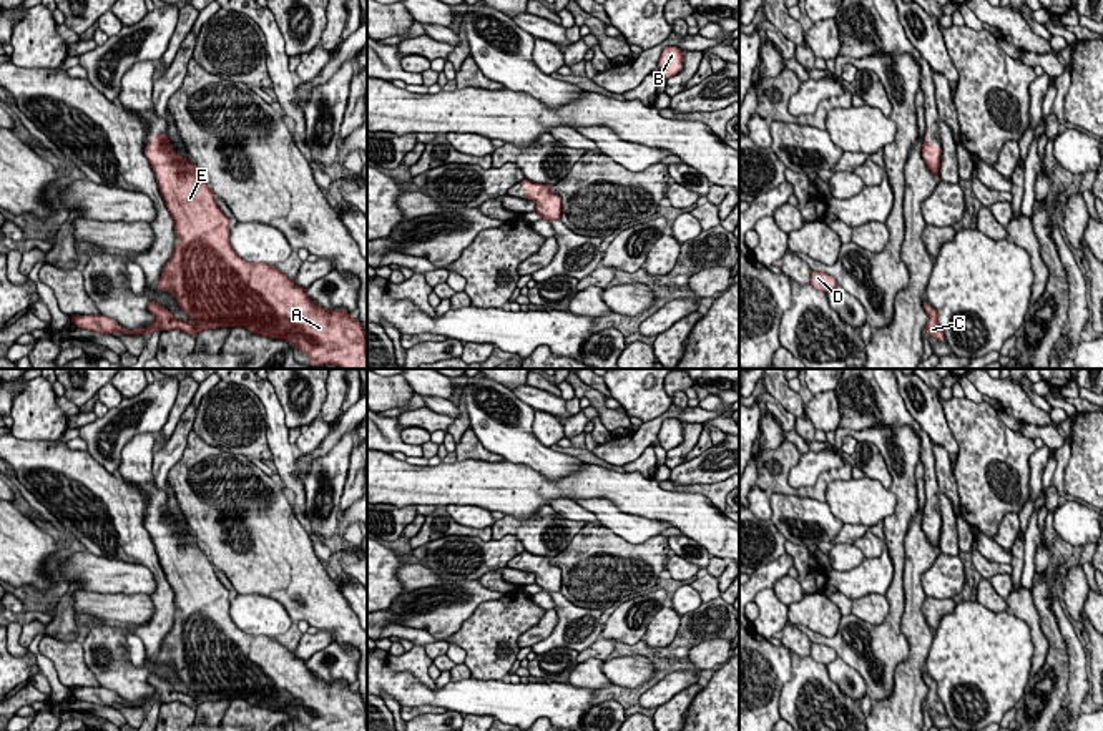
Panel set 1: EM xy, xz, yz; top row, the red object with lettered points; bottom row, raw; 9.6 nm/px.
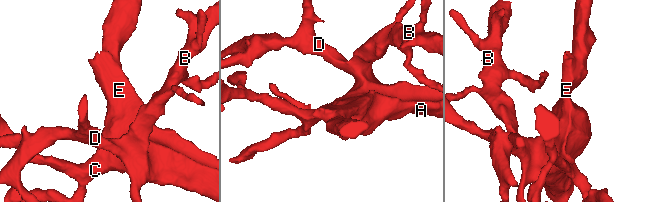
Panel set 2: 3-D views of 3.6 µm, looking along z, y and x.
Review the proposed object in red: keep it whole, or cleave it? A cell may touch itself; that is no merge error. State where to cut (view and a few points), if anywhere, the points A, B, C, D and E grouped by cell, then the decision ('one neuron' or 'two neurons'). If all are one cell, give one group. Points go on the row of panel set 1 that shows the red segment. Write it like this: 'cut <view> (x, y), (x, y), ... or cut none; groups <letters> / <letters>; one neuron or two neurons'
cut none; groups A B C D E; one neuron

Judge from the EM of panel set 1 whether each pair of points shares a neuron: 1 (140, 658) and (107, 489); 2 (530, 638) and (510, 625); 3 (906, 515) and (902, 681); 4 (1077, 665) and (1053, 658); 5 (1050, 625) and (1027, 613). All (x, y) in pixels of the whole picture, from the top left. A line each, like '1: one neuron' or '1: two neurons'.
1: two neurons
2: two neurons
3: two neurons
4: two neurons
5: two neurons

